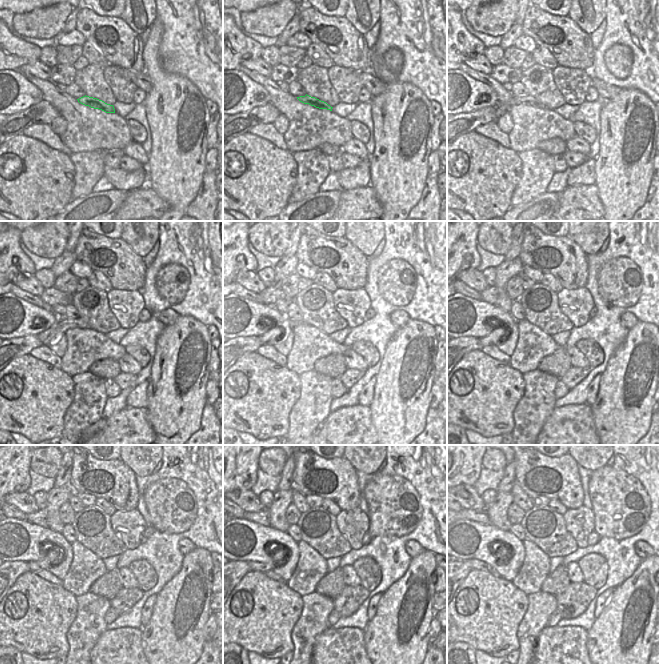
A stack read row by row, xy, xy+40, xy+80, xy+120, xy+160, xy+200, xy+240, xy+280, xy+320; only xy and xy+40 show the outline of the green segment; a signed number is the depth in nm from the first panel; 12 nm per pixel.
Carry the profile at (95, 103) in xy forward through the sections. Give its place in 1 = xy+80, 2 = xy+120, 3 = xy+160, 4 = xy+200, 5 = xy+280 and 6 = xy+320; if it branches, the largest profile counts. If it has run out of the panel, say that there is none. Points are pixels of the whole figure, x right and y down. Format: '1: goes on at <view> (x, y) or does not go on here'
1: goes on at xy+80 (515, 100)
2: goes on at xy+120 (63, 324)
3: goes on at xy+160 (271, 337)
4: goes on at xy+200 (496, 336)
5: goes on at xy+280 (257, 566)
6: goes on at xy+320 (475, 564)

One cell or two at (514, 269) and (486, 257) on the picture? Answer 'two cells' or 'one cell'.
two cells

